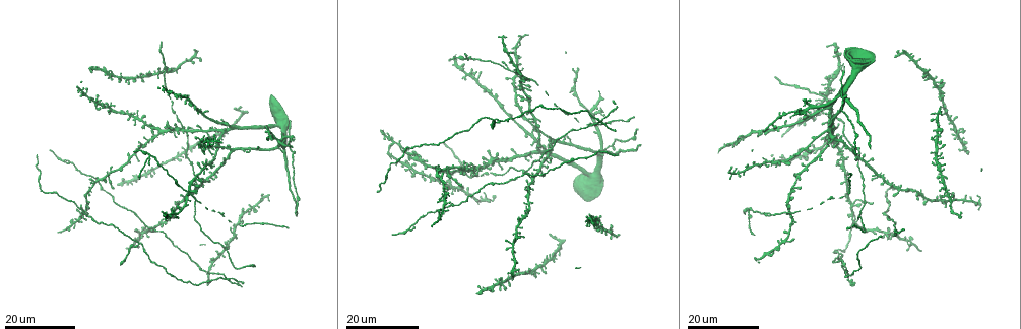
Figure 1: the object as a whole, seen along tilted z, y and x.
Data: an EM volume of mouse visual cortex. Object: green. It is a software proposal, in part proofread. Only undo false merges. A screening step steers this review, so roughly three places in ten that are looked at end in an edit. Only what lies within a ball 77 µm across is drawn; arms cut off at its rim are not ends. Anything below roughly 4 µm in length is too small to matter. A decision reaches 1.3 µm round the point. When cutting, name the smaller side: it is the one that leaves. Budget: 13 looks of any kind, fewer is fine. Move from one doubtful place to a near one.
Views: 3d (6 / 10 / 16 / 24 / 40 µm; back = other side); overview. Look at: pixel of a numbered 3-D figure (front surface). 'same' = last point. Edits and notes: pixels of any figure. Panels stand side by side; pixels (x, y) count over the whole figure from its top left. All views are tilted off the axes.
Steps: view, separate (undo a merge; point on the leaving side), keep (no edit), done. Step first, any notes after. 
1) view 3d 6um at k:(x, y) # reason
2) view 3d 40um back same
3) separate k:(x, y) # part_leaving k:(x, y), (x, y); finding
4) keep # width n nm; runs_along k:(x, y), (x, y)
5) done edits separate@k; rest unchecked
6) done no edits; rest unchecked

view 3d 24um at 1:(447, 171) # looks like a crossing

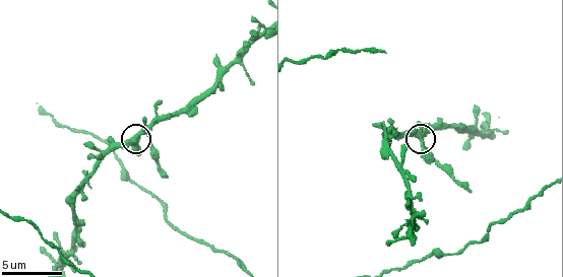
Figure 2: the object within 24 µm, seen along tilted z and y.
view 3d 6um at 2:(421, 139)

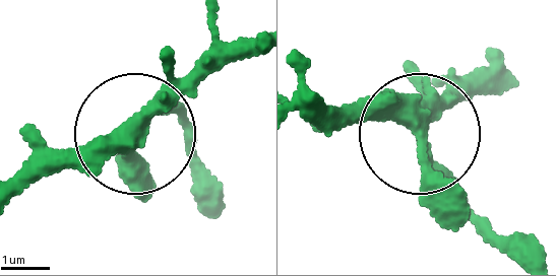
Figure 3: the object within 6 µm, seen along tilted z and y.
separate 3:(181, 120) # side_arm 31 um; a second neuron is stuck on

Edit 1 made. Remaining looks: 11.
view overview

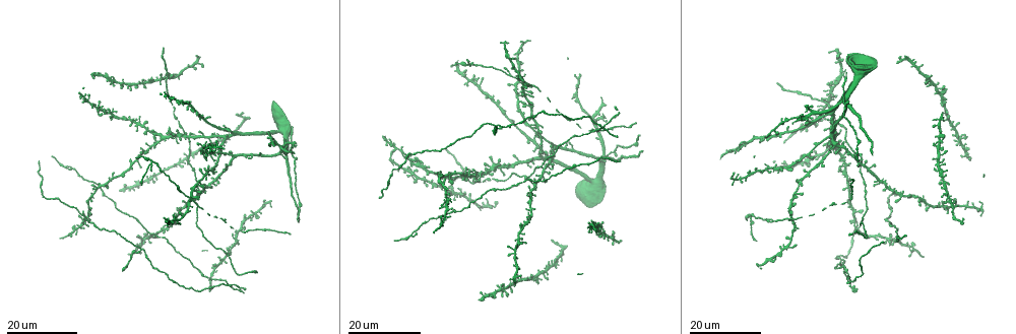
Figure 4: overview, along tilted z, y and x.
view 3d 16um at 4:(748, 215)

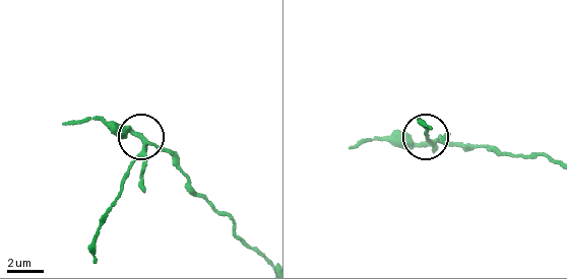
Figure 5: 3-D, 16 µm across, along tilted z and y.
view 3d 10um at 5:(147, 147) # closer look

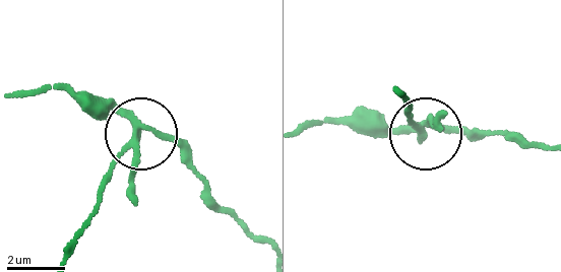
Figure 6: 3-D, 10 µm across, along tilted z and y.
separate 6:(132, 172) # part_leaving 6:(135, 131), (68, 258); a second neuron is stuck on

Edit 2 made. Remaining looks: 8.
view overview

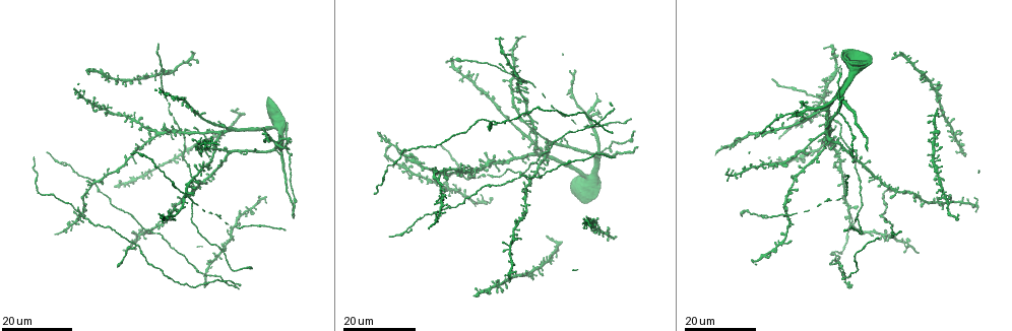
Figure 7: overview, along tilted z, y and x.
view 3d 16um at 7:(133, 247) # side arm on a straight run

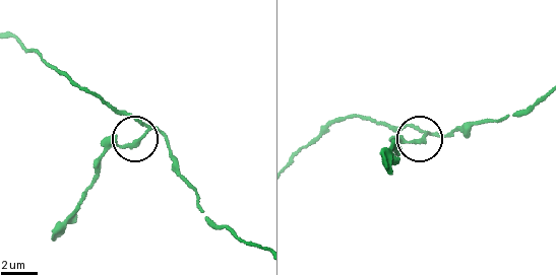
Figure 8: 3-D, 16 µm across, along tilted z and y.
view 3d 10um at 8:(427, 132)

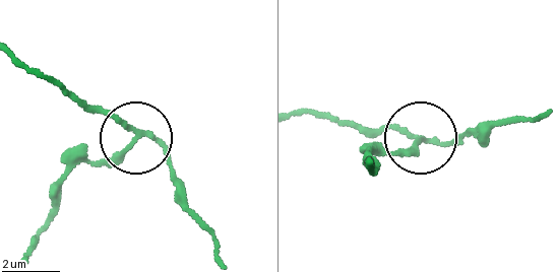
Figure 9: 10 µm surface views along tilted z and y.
keep # arms 3; runs_along 9:(223, 259), (148, 138), (76, 164), (53, 185); one neuron here

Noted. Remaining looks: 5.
view 3d 6um at 2:(88, 178) # three-way junction

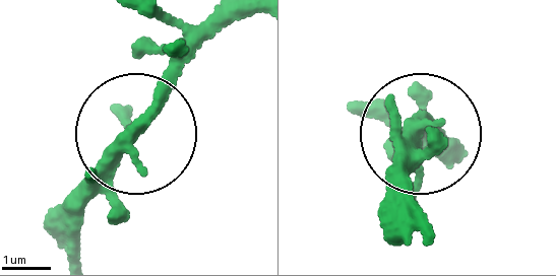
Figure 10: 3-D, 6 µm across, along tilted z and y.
keep # arms 3; runs_along 10:(225, 18), (71, 212); one neuron here

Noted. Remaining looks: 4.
view 3d 24um at 7:(513, 227) # thick turns thin

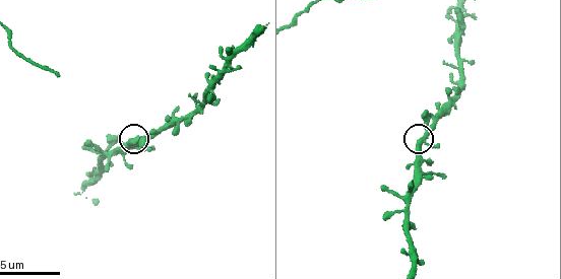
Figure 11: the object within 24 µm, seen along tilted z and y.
view 3d 10um at 11:(136, 143) # zoom in

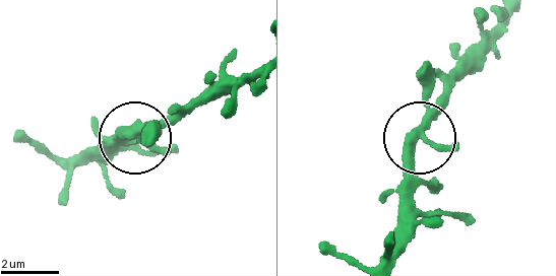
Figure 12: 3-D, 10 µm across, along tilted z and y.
view 3d 6um at 12:(421, 134)

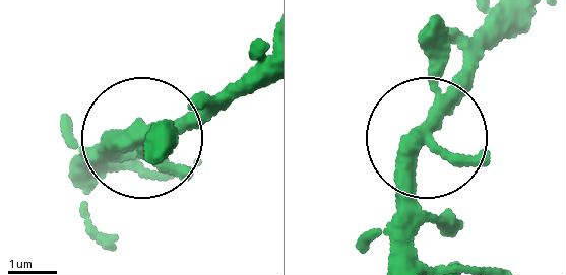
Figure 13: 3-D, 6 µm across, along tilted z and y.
keep # arms 3; one neuron here

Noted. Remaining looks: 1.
done edits separate@3, separate@6; rest unchecked

